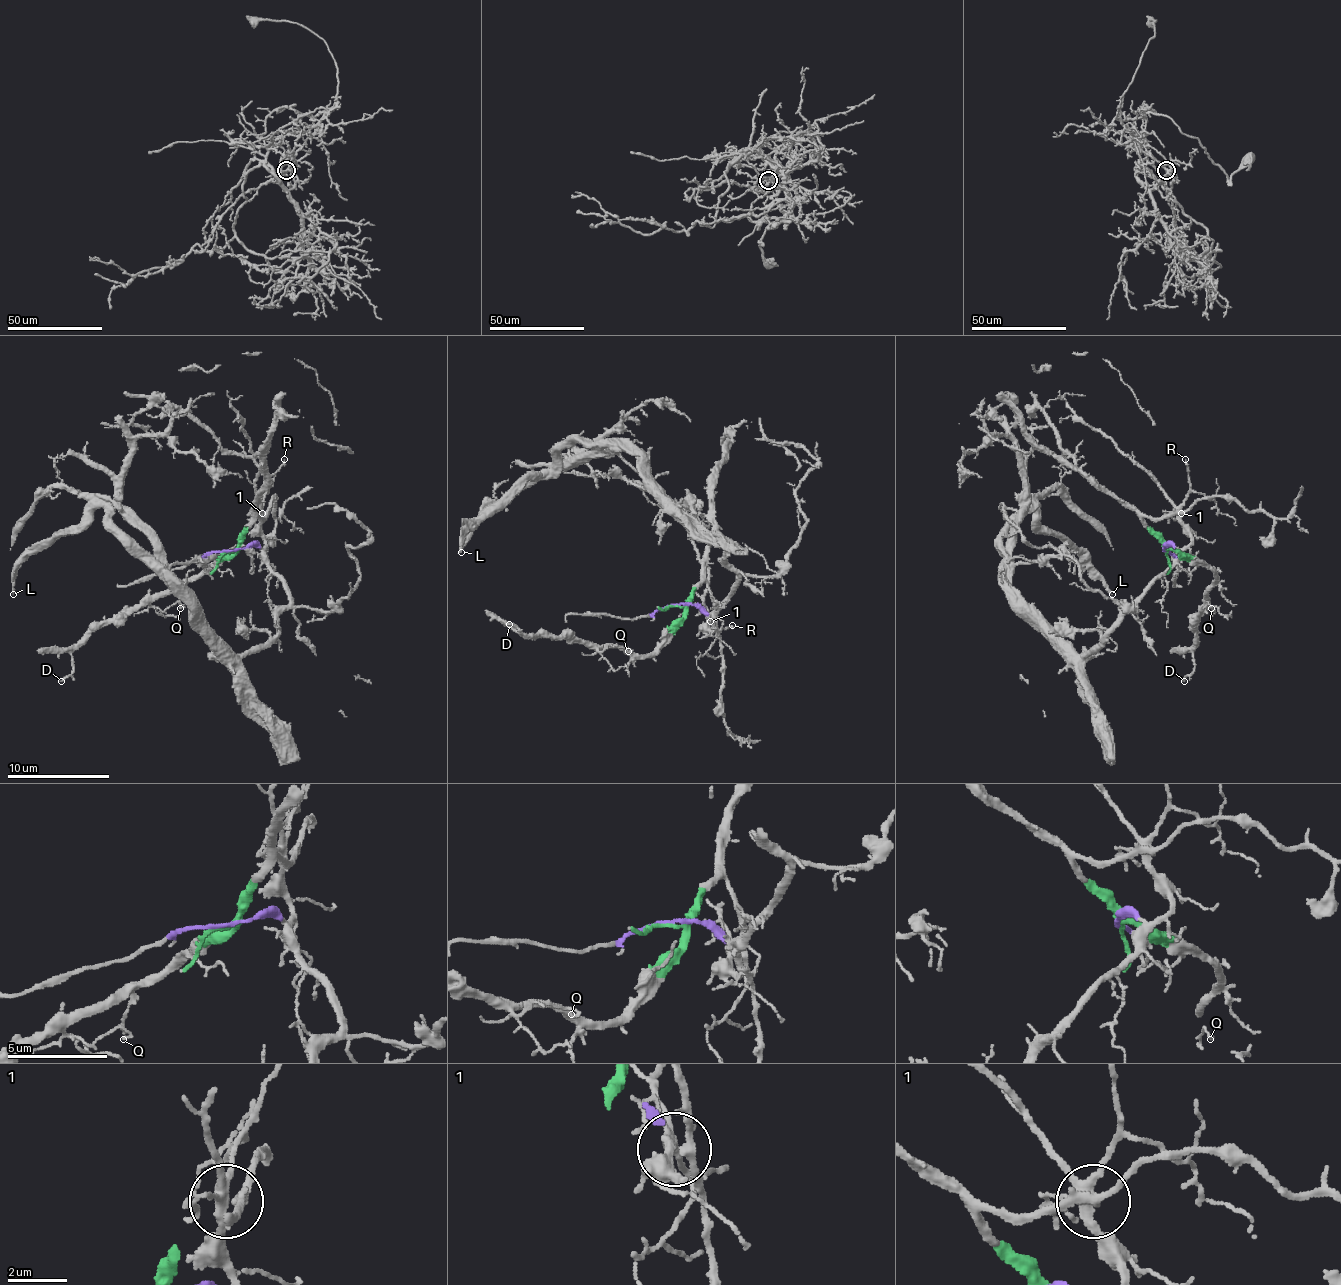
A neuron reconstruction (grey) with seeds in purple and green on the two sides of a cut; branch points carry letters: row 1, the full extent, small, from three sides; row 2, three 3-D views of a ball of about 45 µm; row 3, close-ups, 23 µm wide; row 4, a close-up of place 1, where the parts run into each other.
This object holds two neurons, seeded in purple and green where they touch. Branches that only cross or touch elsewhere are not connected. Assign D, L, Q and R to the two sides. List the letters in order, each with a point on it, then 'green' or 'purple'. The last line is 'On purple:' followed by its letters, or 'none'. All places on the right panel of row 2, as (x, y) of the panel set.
D: at (1184, 681); green
L: at (1112, 594); purple
Q: at (1211, 608); green
R: at (1185, 459); purple
On purple: L, R

